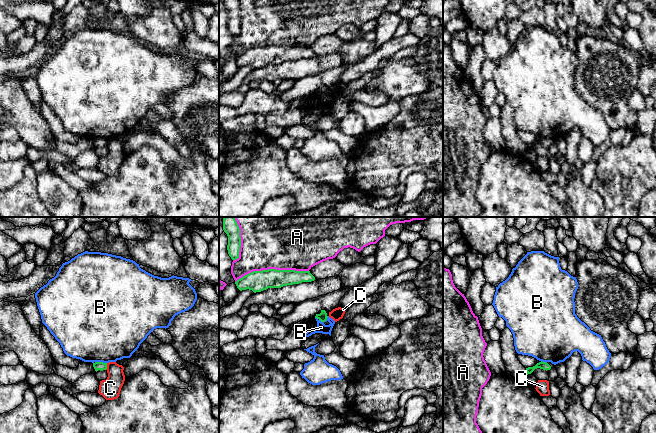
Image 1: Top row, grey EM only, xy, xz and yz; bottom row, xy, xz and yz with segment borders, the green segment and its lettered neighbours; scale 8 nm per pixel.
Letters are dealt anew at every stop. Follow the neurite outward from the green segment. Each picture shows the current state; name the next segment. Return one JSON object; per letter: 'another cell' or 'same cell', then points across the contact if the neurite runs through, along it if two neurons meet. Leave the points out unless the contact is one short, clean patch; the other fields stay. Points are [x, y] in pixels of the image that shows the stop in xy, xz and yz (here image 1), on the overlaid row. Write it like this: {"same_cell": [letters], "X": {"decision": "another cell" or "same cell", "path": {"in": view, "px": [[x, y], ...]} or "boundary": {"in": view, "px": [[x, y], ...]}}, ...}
{"same_cell": [], "A": {"decision": "another cell"}, "B": {"decision": "another cell", "boundary": {"in": "xy", "px": [[95, 361], [106, 363]]}}, "C": {"decision": "another cell", "boundary": {"in": "xy", "px": [[107, 363], [105, 369]]}}}

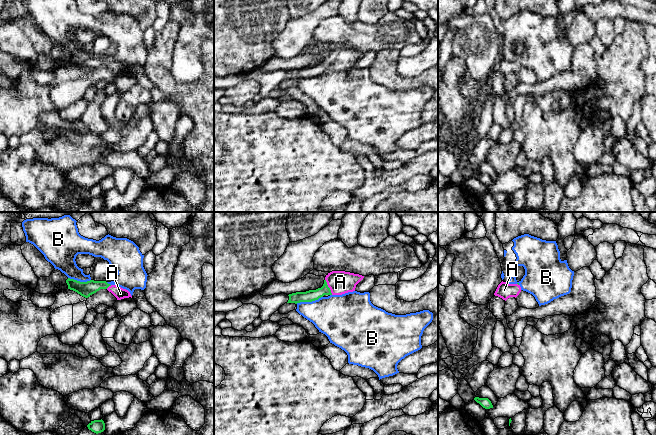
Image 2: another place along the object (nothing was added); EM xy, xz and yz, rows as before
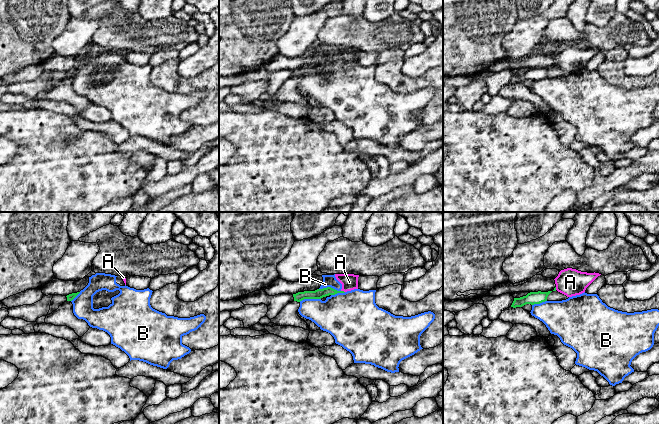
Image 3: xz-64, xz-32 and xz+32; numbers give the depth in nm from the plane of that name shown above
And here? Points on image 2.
{"same_cell": ["A"], "A": {"decision": "same cell", "path": {"in": "xz", "px": [[311, 295], [315, 295], [328, 287], [340, 282]]}}, "B": {"decision": "another cell"}}

